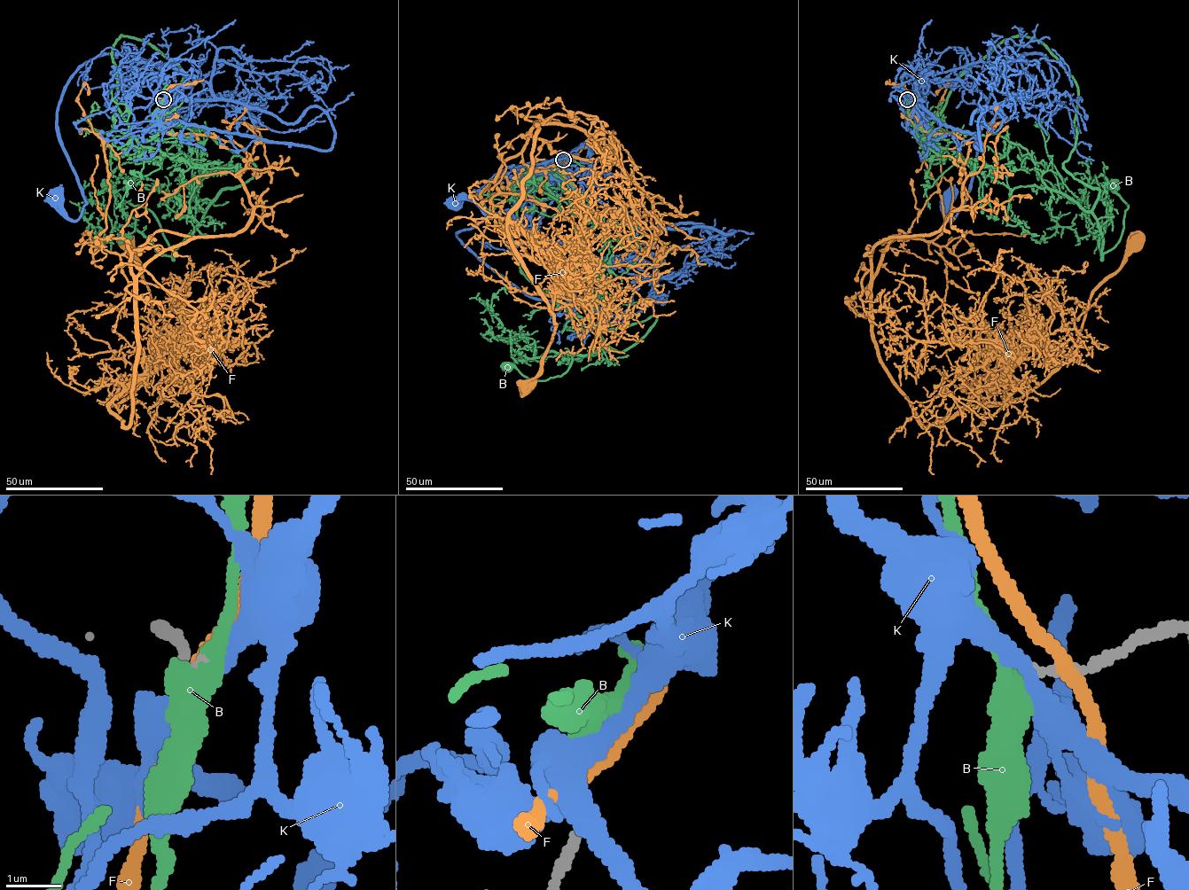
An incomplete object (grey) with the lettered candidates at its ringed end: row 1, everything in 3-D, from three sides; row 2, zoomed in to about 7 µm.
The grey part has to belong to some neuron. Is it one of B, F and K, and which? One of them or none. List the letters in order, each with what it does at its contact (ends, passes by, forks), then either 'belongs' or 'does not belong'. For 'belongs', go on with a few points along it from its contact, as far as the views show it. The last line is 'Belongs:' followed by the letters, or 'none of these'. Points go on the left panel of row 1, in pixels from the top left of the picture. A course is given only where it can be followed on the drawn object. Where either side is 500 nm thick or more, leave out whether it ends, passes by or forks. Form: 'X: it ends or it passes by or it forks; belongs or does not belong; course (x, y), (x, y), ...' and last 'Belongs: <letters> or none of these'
B: it passes by; belongs; course (163, 99), (138, 142), (121, 36), (183, 72), (167, 124), (256, 172), (172, 253), (106, 185)
F: it passes by; does not belong
K: it passes by; does not belong
Belongs: B

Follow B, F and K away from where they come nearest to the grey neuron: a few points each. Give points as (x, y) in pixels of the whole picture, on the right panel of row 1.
B: (908, 99), (928, 142), (968, 68), (1036, 39), (1078, 89), (1063, 167), (1103, 253), (1113, 185)
F: (910, 99), (925, 131), (969, 144), (962, 204), (872, 253), (877, 356), (925, 426), (1057, 369), (1133, 242)
K: (908, 99), (979, 62), (1032, 99), (1050, 66), (1023, 54), (999, 76), (952, 221), (947, 199)

